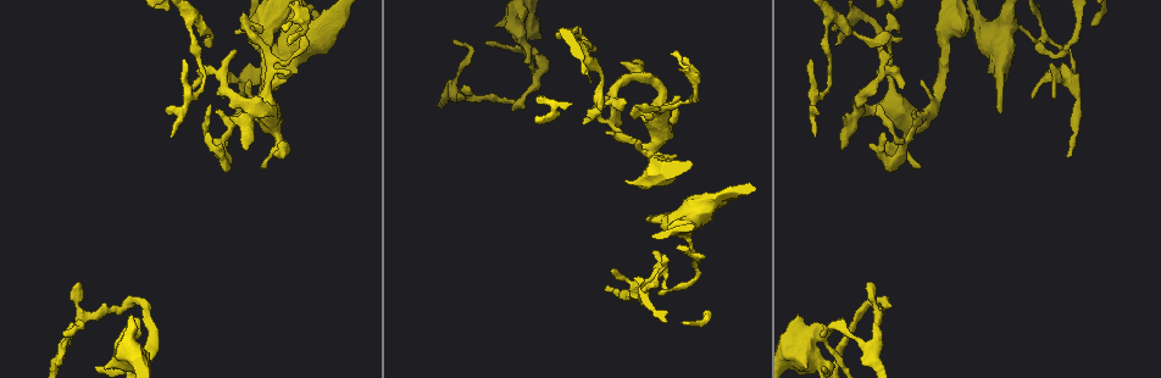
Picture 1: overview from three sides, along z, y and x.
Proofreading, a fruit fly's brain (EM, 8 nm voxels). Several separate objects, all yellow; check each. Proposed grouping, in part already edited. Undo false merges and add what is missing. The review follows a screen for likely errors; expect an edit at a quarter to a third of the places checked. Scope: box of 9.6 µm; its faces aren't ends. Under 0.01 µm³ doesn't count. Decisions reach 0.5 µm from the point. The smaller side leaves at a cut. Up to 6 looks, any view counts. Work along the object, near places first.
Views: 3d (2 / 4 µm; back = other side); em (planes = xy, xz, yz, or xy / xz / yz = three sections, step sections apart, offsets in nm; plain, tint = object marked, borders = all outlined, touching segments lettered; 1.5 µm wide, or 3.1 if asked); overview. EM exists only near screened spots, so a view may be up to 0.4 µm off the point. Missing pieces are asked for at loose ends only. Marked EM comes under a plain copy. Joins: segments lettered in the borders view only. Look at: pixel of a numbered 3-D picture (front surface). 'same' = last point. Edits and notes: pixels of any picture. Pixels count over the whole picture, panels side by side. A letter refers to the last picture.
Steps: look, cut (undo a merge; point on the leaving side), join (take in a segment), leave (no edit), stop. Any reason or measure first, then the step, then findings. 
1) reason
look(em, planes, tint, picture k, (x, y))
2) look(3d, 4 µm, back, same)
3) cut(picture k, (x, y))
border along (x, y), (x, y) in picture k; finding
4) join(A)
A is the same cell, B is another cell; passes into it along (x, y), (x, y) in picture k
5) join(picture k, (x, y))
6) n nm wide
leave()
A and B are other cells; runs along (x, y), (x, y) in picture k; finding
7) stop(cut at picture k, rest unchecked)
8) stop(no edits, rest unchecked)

free end
look(3d, 4 µm, picture 1, (608, 287))

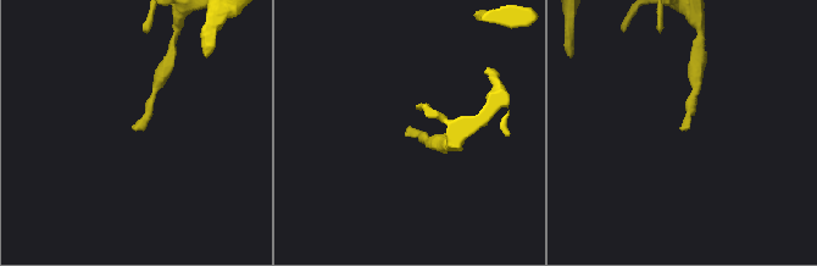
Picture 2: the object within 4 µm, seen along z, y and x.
look(em, planes, tint, picture 2, (683, 130))

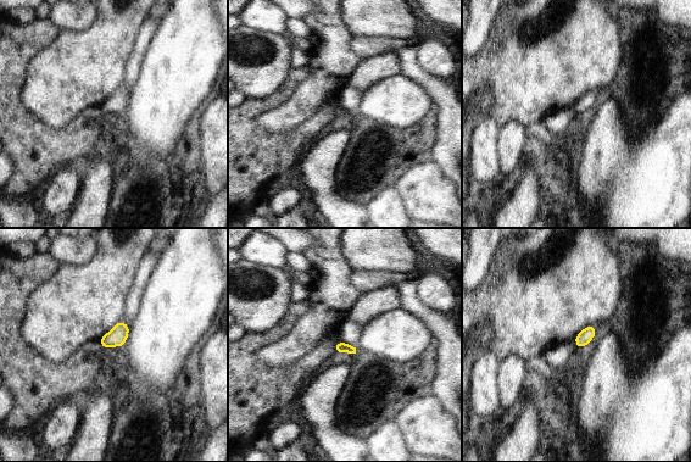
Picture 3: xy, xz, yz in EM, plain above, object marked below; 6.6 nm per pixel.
what lies round it
look(em, planes, borders, same)

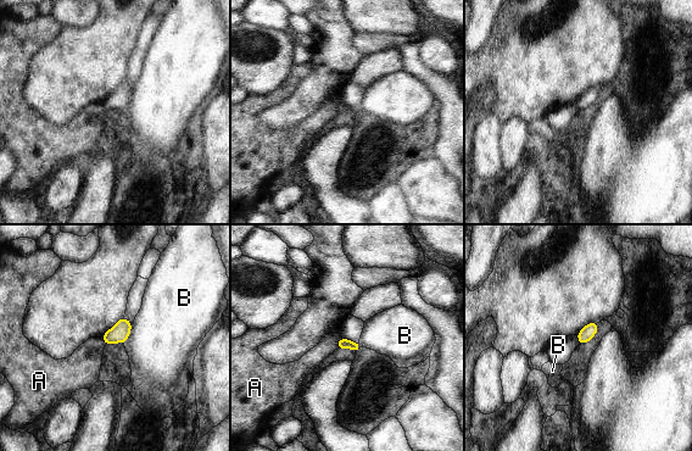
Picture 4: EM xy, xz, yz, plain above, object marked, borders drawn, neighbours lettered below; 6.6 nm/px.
leave()
A and B are other cells; no lettered segment goes on from it

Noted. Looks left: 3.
branch stops here
look(em, yz, step 8, borders, picture 1, (796, 315))

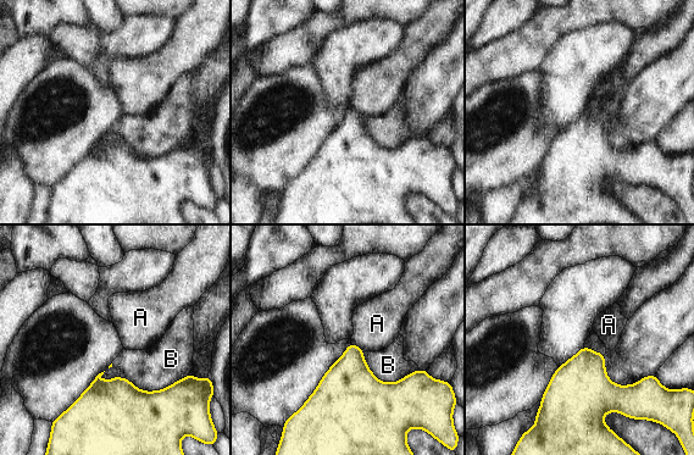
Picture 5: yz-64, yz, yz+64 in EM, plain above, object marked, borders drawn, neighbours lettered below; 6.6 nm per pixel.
another direction
look(em, planes, borders, same)

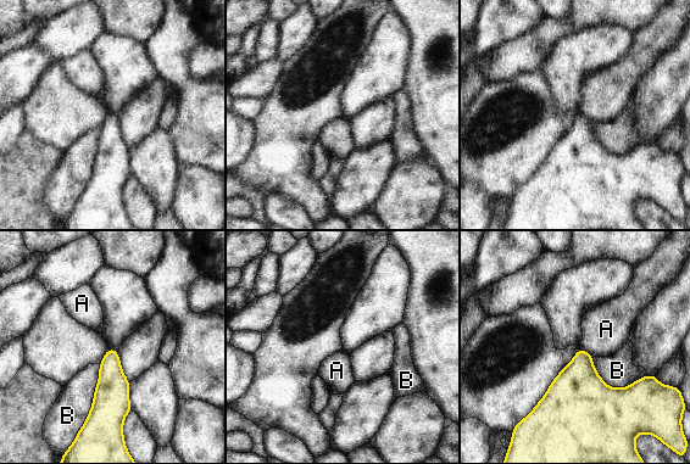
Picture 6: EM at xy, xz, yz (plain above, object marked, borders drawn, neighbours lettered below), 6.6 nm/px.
leave()
A and B are other cells; no lettered segment goes on from it

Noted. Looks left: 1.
stop(no edits, rest unchecked)

